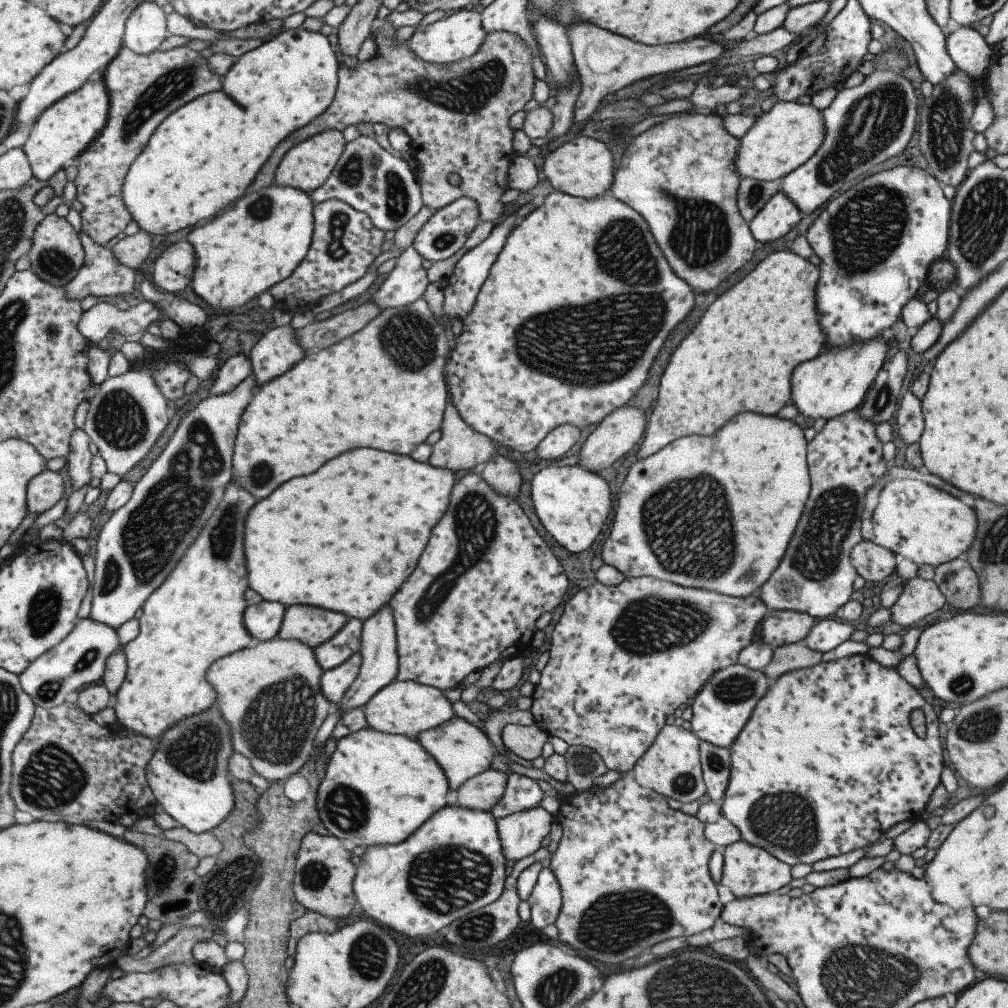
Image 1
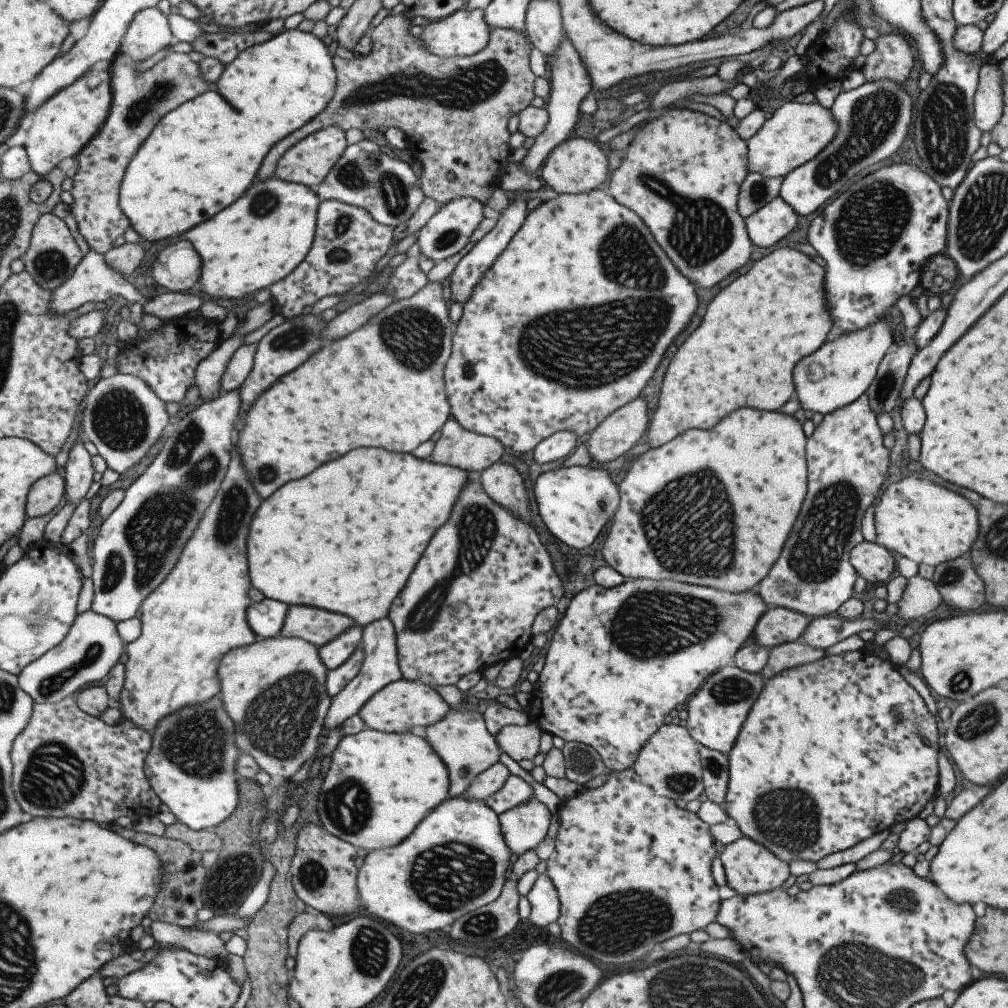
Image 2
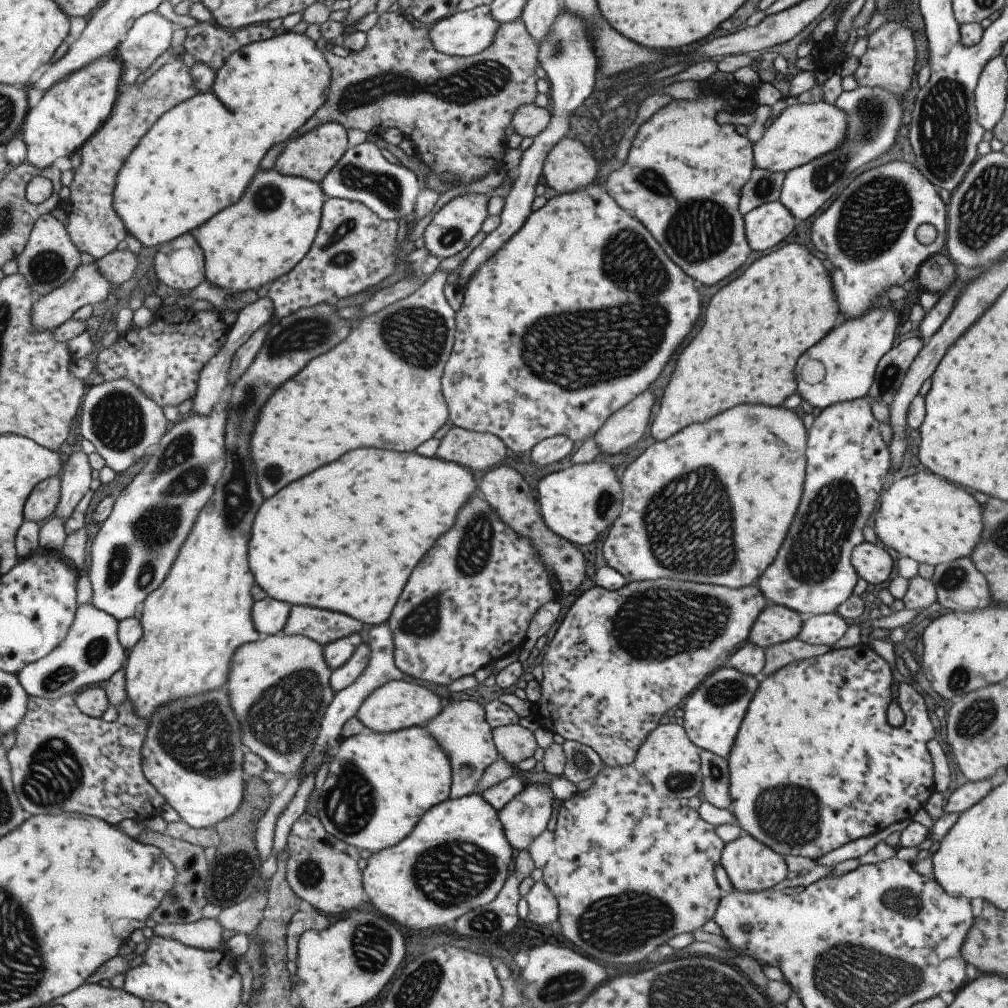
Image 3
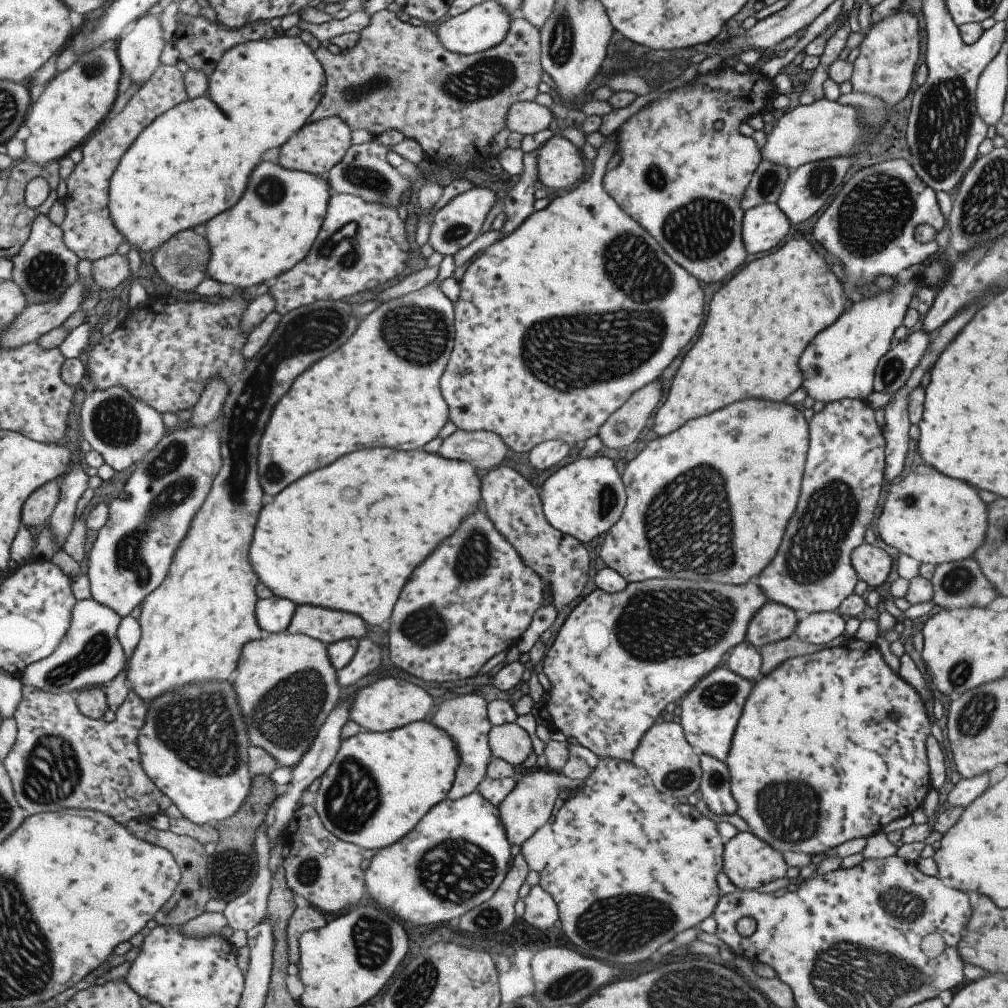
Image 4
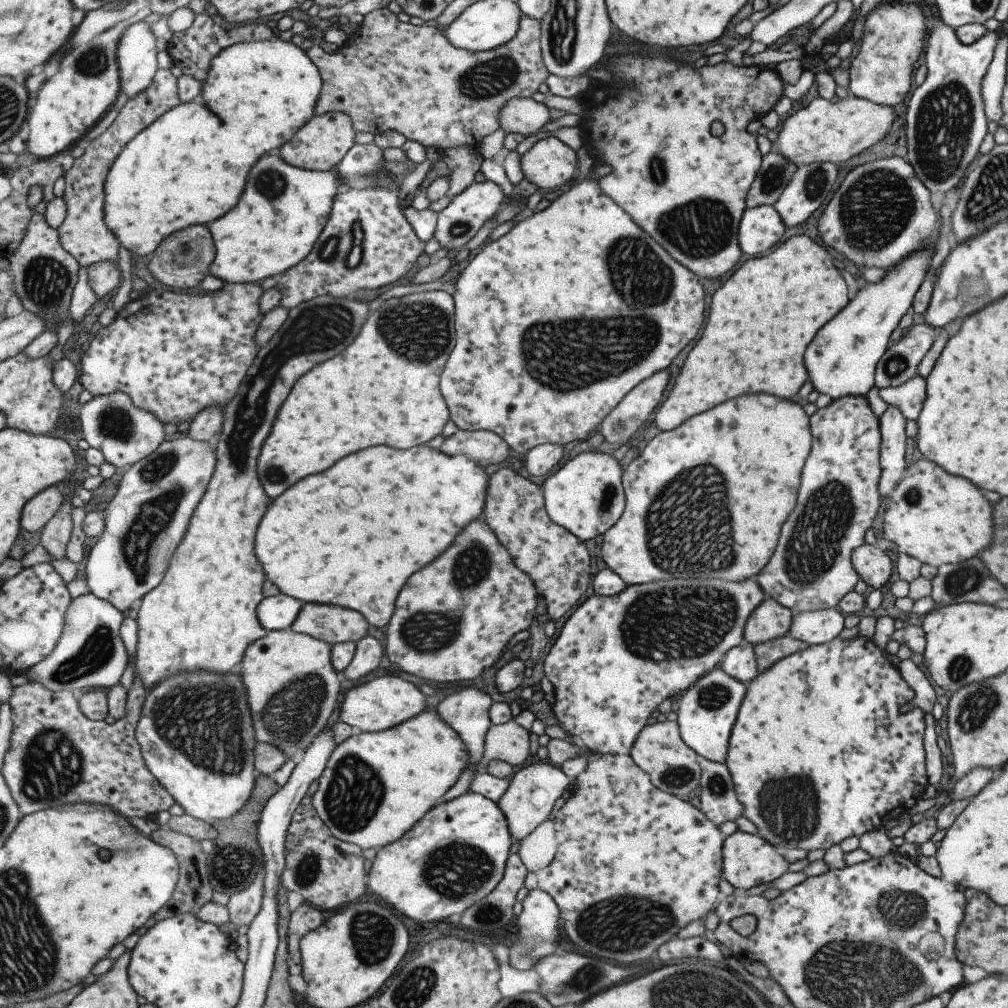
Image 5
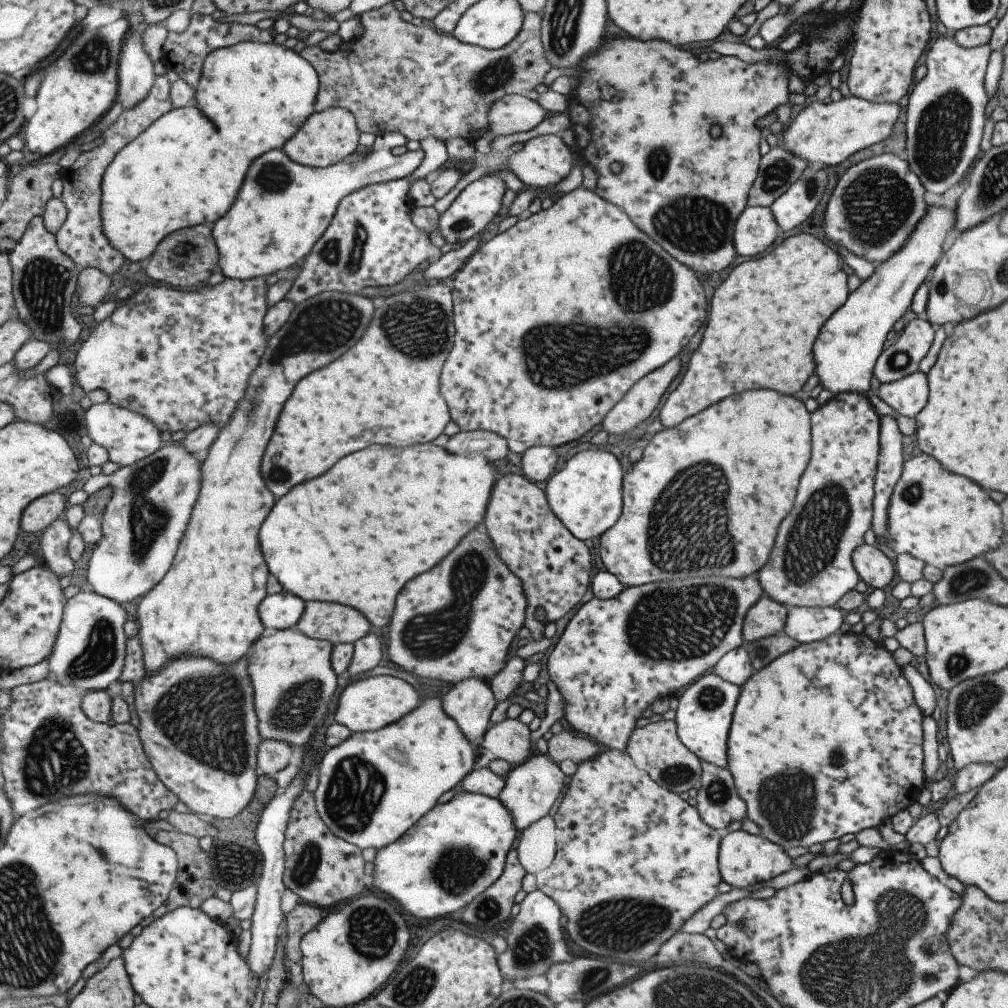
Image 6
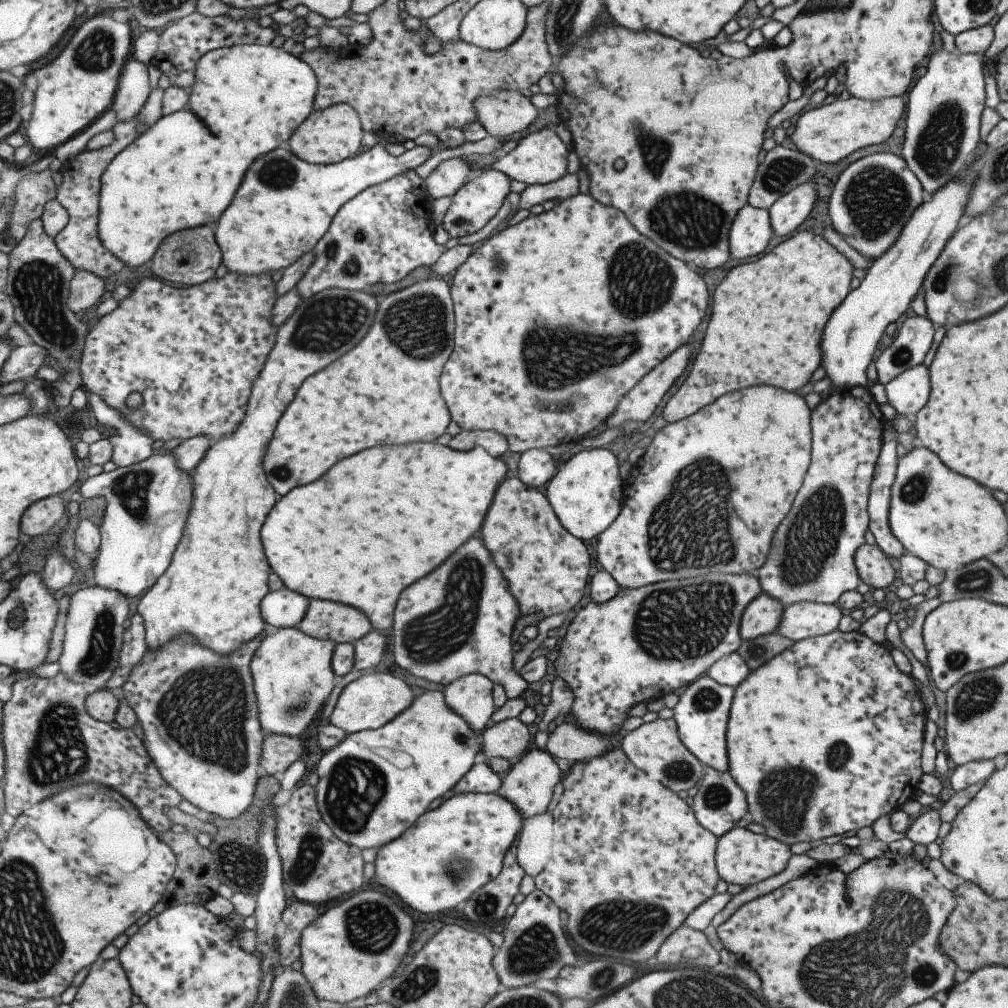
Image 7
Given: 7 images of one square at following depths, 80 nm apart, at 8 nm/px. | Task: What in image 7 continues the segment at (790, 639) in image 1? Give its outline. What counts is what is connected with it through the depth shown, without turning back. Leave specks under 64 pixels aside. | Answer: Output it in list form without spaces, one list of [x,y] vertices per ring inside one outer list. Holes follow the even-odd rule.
[[[759,593],[740,616],[738,631],[742,640],[775,632],[784,606],[768,594]]]

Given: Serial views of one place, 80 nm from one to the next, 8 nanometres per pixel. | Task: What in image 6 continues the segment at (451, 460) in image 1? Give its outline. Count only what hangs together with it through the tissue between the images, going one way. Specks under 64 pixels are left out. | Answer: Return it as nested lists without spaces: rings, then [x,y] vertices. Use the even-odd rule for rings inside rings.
[[[459,431],[448,437],[443,448],[456,455],[470,455],[471,453],[485,454],[486,459],[492,463],[507,454],[508,446],[505,439],[493,431]]]

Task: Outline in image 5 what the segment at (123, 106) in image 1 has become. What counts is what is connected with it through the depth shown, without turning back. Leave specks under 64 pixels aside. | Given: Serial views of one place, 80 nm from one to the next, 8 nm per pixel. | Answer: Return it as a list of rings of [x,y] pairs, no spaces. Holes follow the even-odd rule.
[[[168,70],[155,75],[153,84],[139,96],[127,100],[111,126],[101,136],[83,145],[84,153],[74,159],[72,167],[64,173],[63,198],[68,206],[67,220],[58,228],[61,244],[75,255],[82,267],[88,268],[100,262],[119,262],[121,244],[114,232],[105,224],[105,174],[121,150],[146,128],[154,124],[166,112],[182,102],[178,95],[179,79]]]

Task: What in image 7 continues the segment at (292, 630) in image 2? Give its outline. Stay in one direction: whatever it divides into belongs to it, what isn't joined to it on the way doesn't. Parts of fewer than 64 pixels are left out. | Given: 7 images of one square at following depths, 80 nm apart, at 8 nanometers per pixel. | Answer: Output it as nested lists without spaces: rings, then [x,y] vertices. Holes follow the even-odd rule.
[[[312,599],[299,628],[312,637],[332,640],[338,644],[359,641],[369,634],[374,626],[362,610],[353,606]]]

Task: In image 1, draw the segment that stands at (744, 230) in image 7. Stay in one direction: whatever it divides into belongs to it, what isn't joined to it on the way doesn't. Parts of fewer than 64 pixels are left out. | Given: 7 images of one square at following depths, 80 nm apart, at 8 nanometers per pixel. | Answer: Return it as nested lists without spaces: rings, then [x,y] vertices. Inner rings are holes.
[[[780,190],[748,222],[751,236],[758,246],[785,236],[799,220],[800,210]]]

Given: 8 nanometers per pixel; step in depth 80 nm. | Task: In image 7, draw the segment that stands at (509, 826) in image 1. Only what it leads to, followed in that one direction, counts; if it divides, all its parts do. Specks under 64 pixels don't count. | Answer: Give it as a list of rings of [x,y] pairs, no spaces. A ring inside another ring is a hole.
[[[531,746],[500,777],[501,786],[496,793],[514,804],[523,820],[546,810],[553,794],[553,786],[560,782],[563,774],[546,750],[542,751]]]

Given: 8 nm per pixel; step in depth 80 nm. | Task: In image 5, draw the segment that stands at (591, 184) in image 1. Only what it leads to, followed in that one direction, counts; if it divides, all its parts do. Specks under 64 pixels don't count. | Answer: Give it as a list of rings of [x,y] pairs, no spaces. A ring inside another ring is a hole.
[[[552,135],[538,140],[519,157],[527,182],[537,188],[557,188],[570,180],[576,168],[576,151]]]

